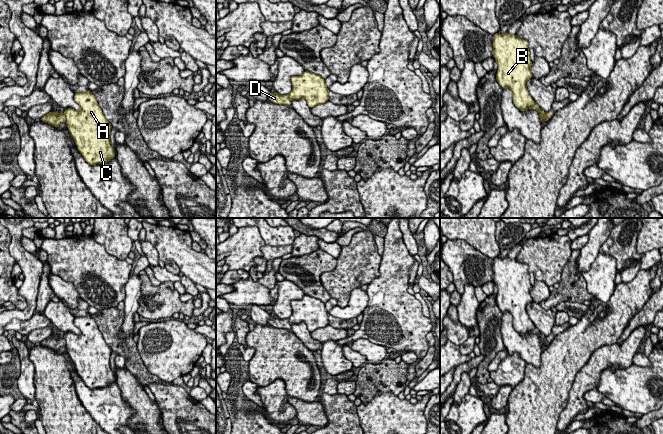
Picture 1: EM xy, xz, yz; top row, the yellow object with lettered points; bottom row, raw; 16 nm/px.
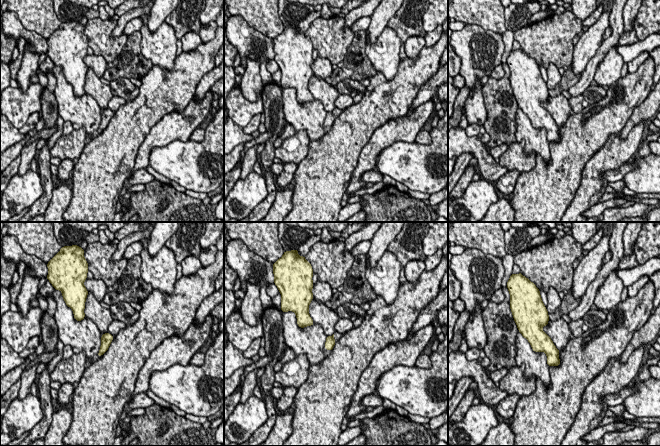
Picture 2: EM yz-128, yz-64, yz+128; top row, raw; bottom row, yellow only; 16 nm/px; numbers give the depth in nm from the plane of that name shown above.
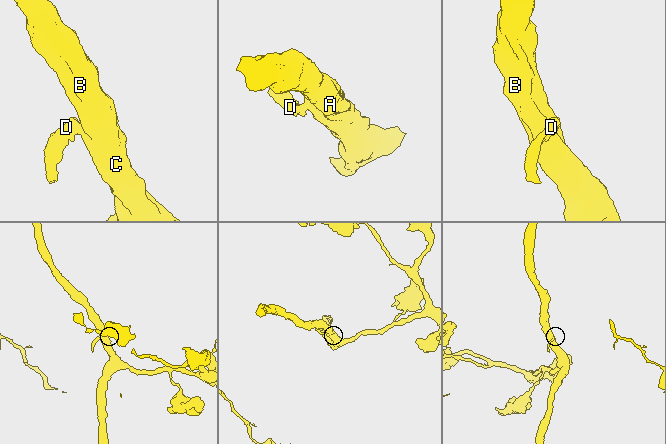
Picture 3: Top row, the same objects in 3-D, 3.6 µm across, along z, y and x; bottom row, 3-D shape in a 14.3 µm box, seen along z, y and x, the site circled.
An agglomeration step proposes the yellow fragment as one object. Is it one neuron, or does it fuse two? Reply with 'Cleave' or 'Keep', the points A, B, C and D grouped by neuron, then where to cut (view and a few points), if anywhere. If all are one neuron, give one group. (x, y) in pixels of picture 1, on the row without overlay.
Cleave. Groups: A B C / D. Split along yz (543, 336), (545, 345)

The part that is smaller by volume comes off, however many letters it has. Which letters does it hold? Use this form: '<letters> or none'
D

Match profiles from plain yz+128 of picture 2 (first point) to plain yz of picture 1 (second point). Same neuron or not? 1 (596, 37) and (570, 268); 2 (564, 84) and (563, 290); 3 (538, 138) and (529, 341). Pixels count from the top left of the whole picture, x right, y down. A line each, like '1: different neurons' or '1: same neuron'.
1: different neurons
2: same neuron
3: same neuron

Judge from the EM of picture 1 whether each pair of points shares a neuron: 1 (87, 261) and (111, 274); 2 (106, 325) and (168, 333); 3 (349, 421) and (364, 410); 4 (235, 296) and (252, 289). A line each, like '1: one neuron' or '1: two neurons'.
1: one neuron
2: two neurons
3: two neurons
4: one neuron

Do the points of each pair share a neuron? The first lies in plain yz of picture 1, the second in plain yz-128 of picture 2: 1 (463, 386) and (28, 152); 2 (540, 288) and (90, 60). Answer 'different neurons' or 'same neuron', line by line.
1: same neuron
2: same neuron

